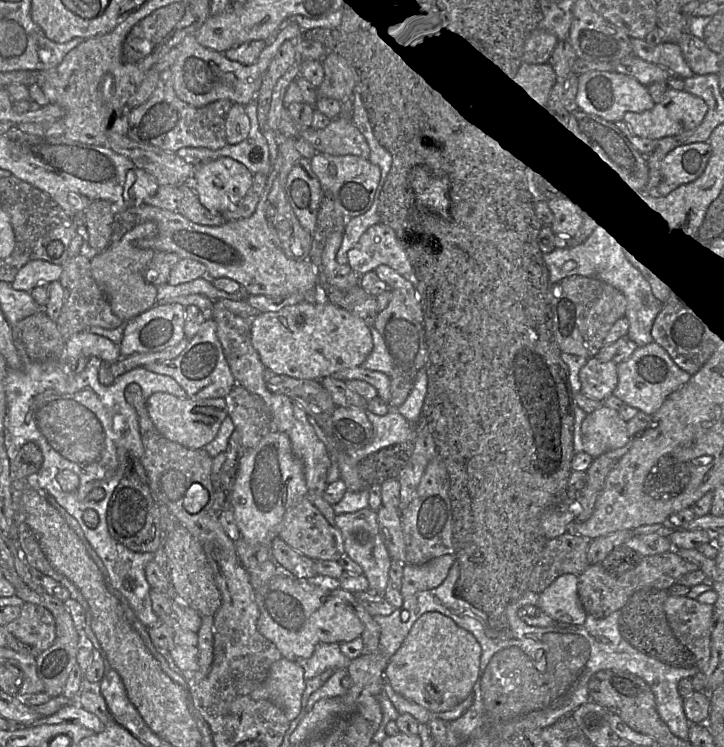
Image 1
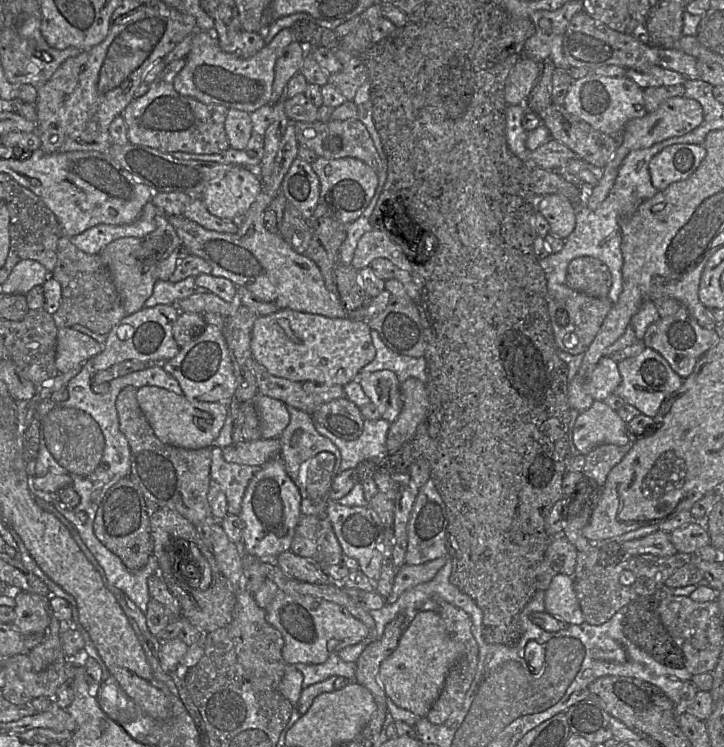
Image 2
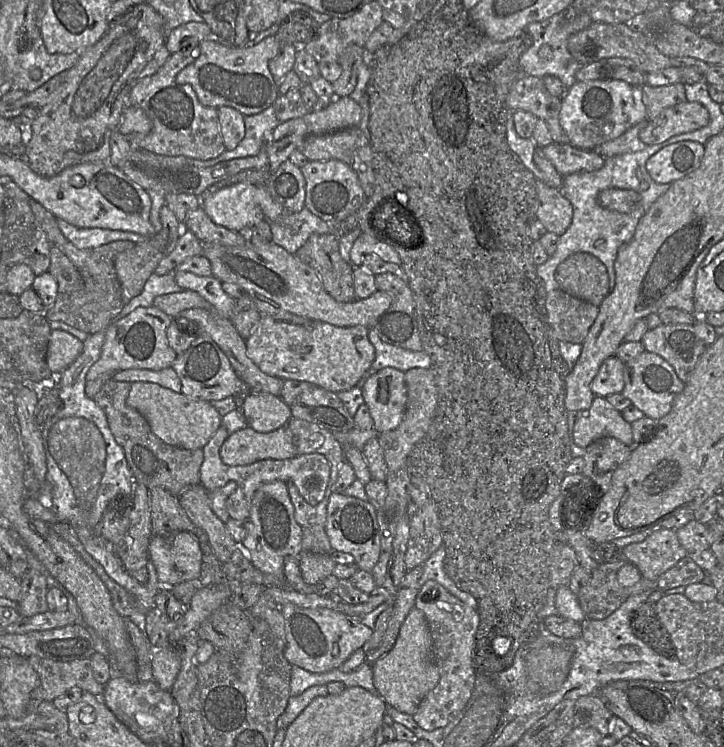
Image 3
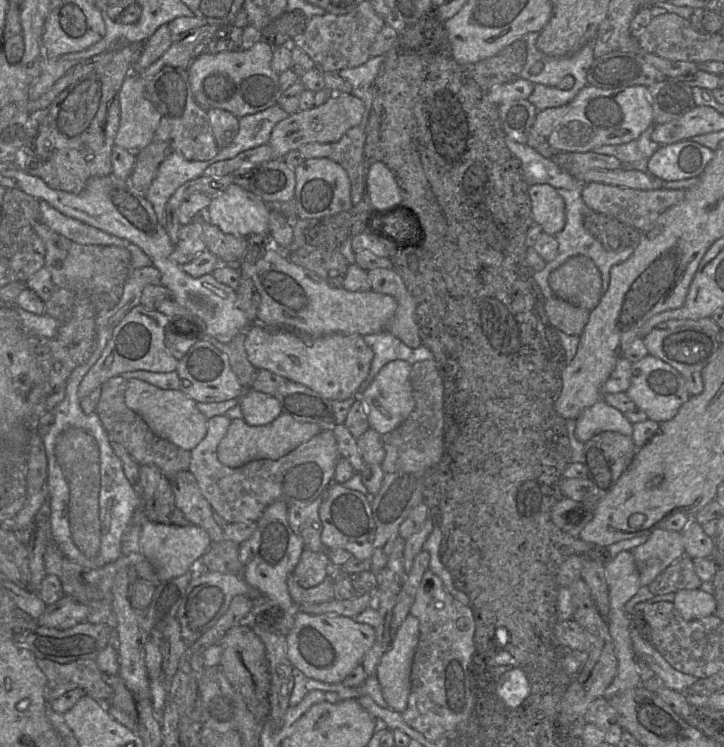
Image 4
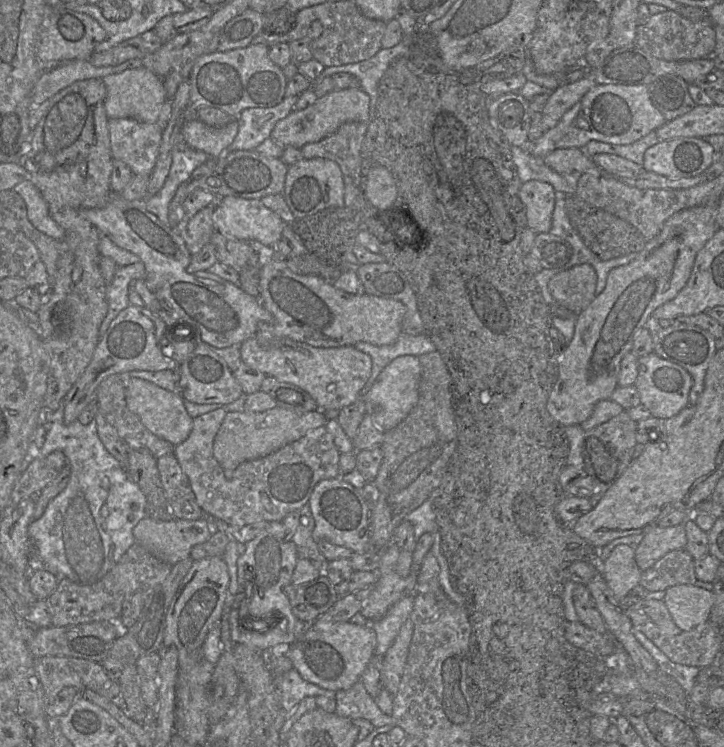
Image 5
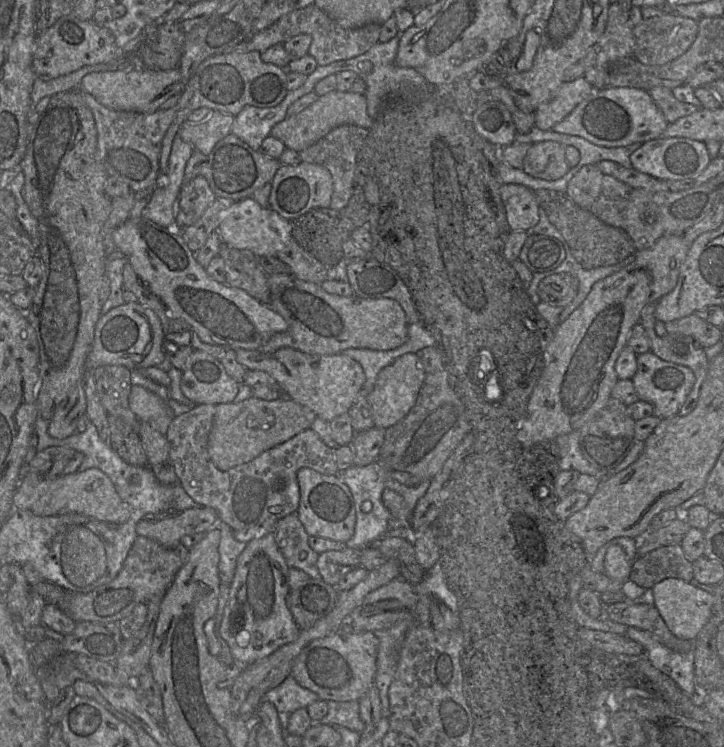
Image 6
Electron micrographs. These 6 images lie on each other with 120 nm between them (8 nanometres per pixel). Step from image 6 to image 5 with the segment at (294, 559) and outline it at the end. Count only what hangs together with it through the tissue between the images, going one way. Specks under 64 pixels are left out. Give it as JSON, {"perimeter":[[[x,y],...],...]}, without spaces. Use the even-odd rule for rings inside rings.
{"perimeter":[[[308,503],[285,516],[282,523],[286,530],[287,540],[292,541],[297,547],[298,558],[309,559],[317,568],[324,571],[324,565],[328,561],[319,551],[312,537],[315,521]]]}

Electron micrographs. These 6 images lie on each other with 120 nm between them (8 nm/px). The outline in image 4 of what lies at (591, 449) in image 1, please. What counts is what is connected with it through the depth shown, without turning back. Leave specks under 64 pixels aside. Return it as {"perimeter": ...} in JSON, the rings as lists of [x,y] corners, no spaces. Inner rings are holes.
{"perimeter":[[[601,399],[584,409],[576,419],[575,437],[585,443],[604,431],[614,431],[632,437],[633,424],[626,419],[624,413]]]}

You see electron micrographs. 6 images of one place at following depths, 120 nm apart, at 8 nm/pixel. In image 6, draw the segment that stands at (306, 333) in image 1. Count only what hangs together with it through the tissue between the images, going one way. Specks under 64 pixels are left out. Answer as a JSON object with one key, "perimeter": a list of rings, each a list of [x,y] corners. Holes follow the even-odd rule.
{"perimeter":[[[281,348],[273,353],[263,353],[260,349],[234,351],[237,361],[247,370],[267,372],[276,380],[283,396],[309,408],[327,422],[348,413],[366,381],[361,364],[341,353],[311,355],[293,348]]]}

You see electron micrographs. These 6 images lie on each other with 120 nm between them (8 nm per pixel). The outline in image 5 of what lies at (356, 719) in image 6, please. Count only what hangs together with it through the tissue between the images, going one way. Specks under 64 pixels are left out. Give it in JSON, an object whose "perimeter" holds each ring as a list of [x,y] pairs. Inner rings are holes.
{"perimeter":[[[362,680],[347,690],[336,692],[336,714],[354,719],[366,719],[375,727],[395,725],[392,715],[384,714],[373,697],[366,691]]]}

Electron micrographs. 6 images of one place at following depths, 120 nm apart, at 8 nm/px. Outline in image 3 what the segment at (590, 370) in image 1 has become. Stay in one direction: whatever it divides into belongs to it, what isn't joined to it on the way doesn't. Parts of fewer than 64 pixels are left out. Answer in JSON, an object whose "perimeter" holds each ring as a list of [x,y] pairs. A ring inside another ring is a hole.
{"perimeter":[[[617,356],[604,360],[590,384],[593,394],[606,397],[621,393],[624,388],[623,371],[624,363]]]}

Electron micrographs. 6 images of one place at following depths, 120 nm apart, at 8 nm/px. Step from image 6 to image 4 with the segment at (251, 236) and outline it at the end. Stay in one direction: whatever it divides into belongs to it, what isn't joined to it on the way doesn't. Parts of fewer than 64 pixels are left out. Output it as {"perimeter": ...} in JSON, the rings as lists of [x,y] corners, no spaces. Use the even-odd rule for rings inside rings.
{"perimeter":[[[230,185],[221,194],[213,196],[208,208],[200,214],[204,221],[217,226],[224,233],[243,237],[253,234],[269,235],[269,215],[268,203],[238,185]]]}

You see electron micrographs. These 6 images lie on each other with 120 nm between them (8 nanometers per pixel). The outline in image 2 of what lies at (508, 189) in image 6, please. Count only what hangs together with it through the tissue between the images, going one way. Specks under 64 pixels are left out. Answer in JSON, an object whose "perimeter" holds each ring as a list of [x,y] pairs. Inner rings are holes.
{"perimeter":[[[562,195],[540,196],[538,212],[548,221],[550,233],[558,238],[566,239],[575,229],[577,206]]]}

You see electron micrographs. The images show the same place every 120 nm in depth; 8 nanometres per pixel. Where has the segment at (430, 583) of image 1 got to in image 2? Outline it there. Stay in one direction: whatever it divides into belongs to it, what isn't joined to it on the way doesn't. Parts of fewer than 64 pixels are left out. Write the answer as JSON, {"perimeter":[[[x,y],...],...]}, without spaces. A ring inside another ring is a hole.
{"perimeter":[[[440,557],[418,565],[408,565],[405,563],[397,571],[392,591],[386,598],[386,603],[395,602],[407,589],[432,580],[445,565],[446,560],[446,557]]]}

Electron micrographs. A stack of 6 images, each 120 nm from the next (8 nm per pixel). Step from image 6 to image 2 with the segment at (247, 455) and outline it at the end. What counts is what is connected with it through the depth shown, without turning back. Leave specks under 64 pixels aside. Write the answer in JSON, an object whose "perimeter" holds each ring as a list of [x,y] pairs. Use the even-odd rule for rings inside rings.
{"perimeter":[[[279,438],[233,443],[222,450],[225,461],[249,466],[261,466],[272,458],[281,457]]]}

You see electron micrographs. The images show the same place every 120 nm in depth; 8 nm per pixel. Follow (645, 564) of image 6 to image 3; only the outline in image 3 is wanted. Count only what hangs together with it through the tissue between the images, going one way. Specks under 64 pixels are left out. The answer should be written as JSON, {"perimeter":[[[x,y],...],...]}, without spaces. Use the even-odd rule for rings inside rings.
{"perimeter":[[[691,555],[682,558],[657,580],[657,589],[665,591],[680,586],[702,583],[706,572],[698,566]]]}

